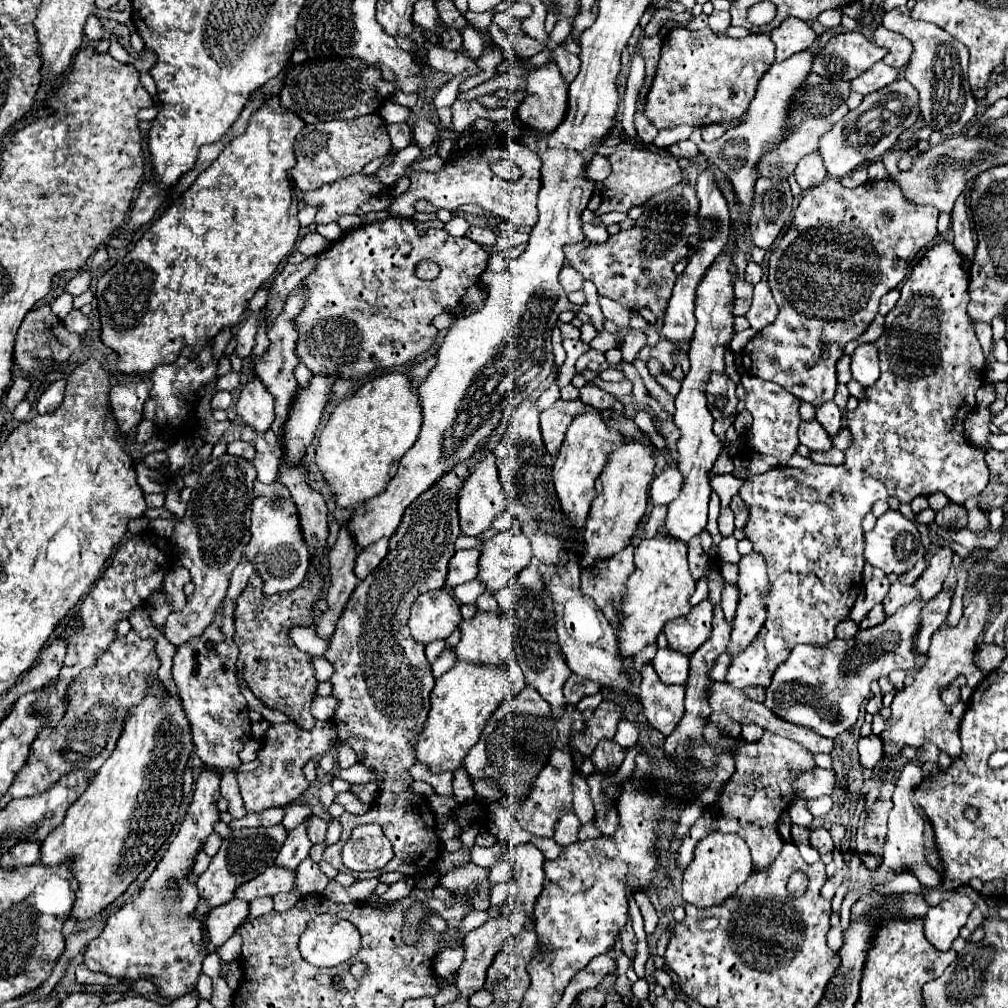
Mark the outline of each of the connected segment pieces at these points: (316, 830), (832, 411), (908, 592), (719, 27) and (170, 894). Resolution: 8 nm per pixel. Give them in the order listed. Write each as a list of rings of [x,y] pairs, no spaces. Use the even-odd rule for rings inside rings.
[[[311,815],[307,819],[307,837],[313,843],[321,843],[321,841],[325,841],[325,833],[327,833],[327,823],[321,817]]]
[[[827,401],[817,407],[817,421],[825,427],[829,435],[835,435],[841,429],[841,409],[833,401]]]
[[[895,581],[887,593],[887,597],[883,599],[883,609],[885,609],[885,615],[891,617],[899,607],[911,603],[919,599],[919,593],[913,589],[913,585],[905,585],[901,581]]]
[[[713,11],[709,15],[709,27],[711,27],[713,33],[719,33],[721,35],[721,33],[727,31],[729,25],[731,25],[731,17],[729,17],[727,11]]]
[[[203,769],[197,777],[193,803],[187,809],[187,815],[181,823],[181,829],[179,829],[177,837],[173,839],[173,843],[169,845],[169,849],[165,851],[165,855],[159,861],[153,875],[143,885],[143,891],[137,895],[137,899],[133,899],[131,903],[125,903],[121,909],[111,913],[103,931],[101,931],[101,935],[97,939],[93,939],[91,945],[87,947],[85,965],[91,971],[105,973],[105,975],[111,975],[111,977],[117,977],[117,979],[149,979],[149,981],[155,983],[157,995],[161,995],[165,999],[171,999],[171,1001],[191,993],[197,987],[197,979],[201,975],[203,959],[209,955],[209,951],[207,951],[207,945],[203,941],[205,939],[203,923],[193,917],[193,913],[197,909],[197,901],[201,897],[199,897],[197,885],[193,883],[193,879],[189,875],[193,871],[197,853],[203,849],[205,839],[213,833],[213,825],[219,821],[219,809],[217,809],[219,797],[221,797],[219,777],[213,777],[213,773],[205,773],[205,769]]]

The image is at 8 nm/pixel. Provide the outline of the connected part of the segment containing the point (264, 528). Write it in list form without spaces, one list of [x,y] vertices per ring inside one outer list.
[[[255,481],[255,499],[251,509],[251,541],[245,547],[245,559],[255,563],[255,573],[263,579],[263,595],[269,597],[299,587],[307,575],[311,555],[289,489],[279,481],[273,481],[273,485],[261,485]]]

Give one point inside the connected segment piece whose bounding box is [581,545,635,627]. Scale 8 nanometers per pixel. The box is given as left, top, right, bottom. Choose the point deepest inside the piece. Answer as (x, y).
(605, 585)

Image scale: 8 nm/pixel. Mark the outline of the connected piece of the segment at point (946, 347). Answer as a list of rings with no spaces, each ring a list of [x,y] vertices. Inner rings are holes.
[[[941,241],[937,245],[933,245],[925,257],[913,267],[909,279],[903,283],[901,287],[901,297],[897,301],[897,305],[887,313],[885,317],[885,331],[883,335],[877,339],[877,347],[879,347],[879,359],[881,359],[881,377],[877,379],[875,385],[867,387],[865,389],[865,399],[857,405],[855,411],[849,411],[845,415],[847,419],[847,429],[851,431],[851,437],[853,437],[853,445],[849,449],[845,449],[845,461],[837,467],[833,465],[813,465],[811,469],[805,469],[801,473],[807,473],[807,479],[805,475],[799,477],[797,481],[805,487],[801,487],[801,491],[793,491],[791,493],[791,487],[783,487],[783,469],[771,469],[763,475],[753,475],[753,477],[747,477],[741,485],[741,499],[747,503],[749,507],[749,521],[747,521],[747,527],[745,527],[745,533],[747,533],[747,539],[753,543],[753,551],[763,555],[765,557],[765,563],[767,563],[767,569],[769,569],[769,589],[767,593],[763,595],[763,605],[765,605],[765,611],[767,611],[767,619],[761,627],[761,631],[757,633],[757,637],[751,641],[751,645],[739,653],[737,657],[733,657],[729,669],[727,669],[727,675],[725,675],[725,683],[733,685],[733,687],[739,687],[739,689],[745,689],[745,687],[763,687],[767,689],[769,683],[771,683],[771,675],[775,673],[777,665],[781,665],[793,651],[795,645],[799,643],[809,643],[809,645],[817,645],[817,647],[823,647],[827,645],[829,641],[835,639],[835,627],[847,619],[859,591],[863,589],[863,565],[865,565],[865,559],[861,557],[861,549],[863,549],[863,529],[861,529],[861,519],[871,511],[871,507],[877,503],[877,501],[887,501],[889,497],[895,497],[899,499],[899,503],[911,503],[917,495],[931,495],[935,491],[941,491],[945,495],[949,495],[949,499],[953,503],[965,503],[969,497],[975,497],[979,495],[987,481],[989,481],[989,469],[985,469],[985,453],[989,449],[989,445],[977,445],[973,441],[969,441],[965,437],[965,419],[969,417],[969,413],[975,409],[975,391],[981,387],[983,383],[983,371],[985,371],[985,357],[983,357],[983,351],[981,351],[981,345],[975,337],[975,331],[973,331],[973,321],[969,319],[967,315],[967,303],[969,303],[969,277],[967,273],[961,269],[961,255],[953,249],[953,243],[949,241]]]

